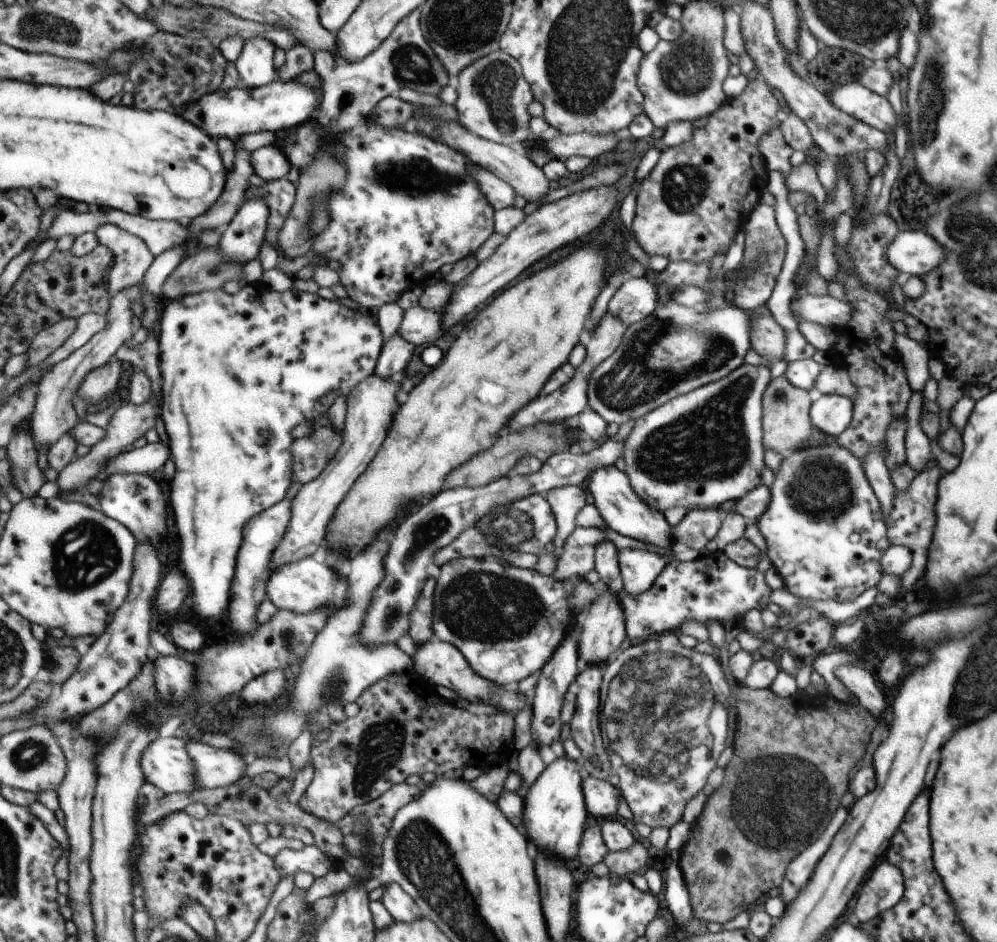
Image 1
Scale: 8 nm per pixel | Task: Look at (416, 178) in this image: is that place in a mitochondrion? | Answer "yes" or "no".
yes

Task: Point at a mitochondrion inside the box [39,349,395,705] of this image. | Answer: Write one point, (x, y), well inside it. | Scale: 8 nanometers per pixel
(87, 553)

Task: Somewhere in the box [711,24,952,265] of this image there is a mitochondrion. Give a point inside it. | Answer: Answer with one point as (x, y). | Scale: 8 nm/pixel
(929, 92)

